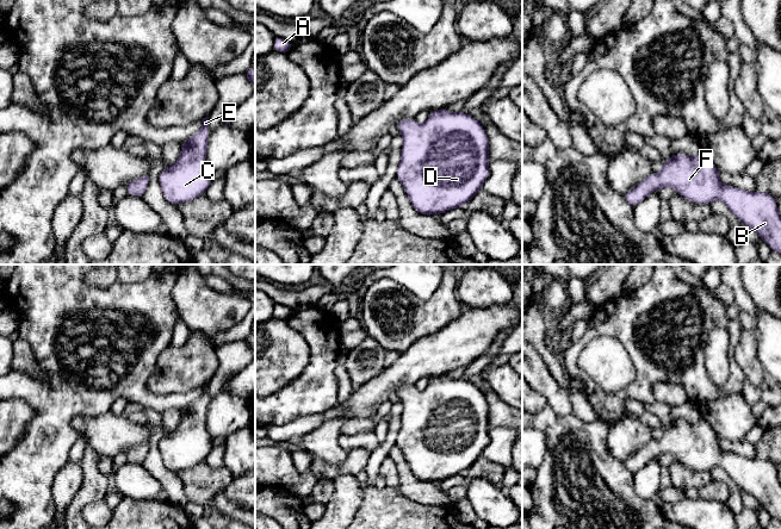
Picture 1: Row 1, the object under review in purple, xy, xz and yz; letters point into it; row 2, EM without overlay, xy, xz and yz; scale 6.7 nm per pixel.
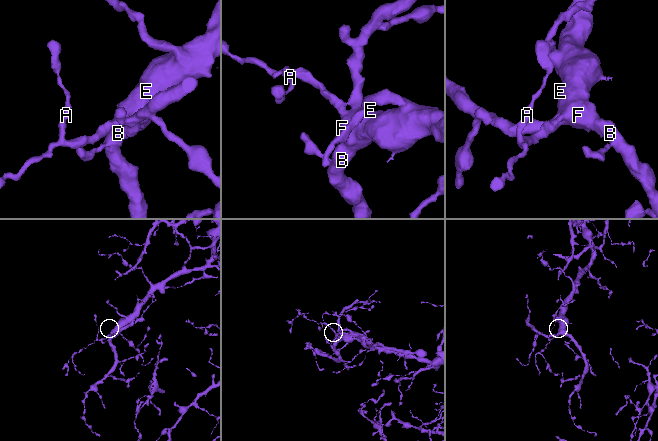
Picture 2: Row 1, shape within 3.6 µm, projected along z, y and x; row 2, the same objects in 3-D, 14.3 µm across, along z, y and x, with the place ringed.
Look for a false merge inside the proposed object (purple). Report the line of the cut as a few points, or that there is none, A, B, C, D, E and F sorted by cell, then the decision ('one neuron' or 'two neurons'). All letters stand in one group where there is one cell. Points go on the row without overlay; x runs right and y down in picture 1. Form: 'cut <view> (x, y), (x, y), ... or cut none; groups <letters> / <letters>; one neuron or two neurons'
cut none; groups A B C D E F; one neuron

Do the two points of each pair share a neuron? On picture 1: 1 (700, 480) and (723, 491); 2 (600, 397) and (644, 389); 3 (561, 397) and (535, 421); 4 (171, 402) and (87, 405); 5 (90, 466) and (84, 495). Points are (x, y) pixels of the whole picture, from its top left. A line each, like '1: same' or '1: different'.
1: different
2: same
3: different
4: same
5: same

